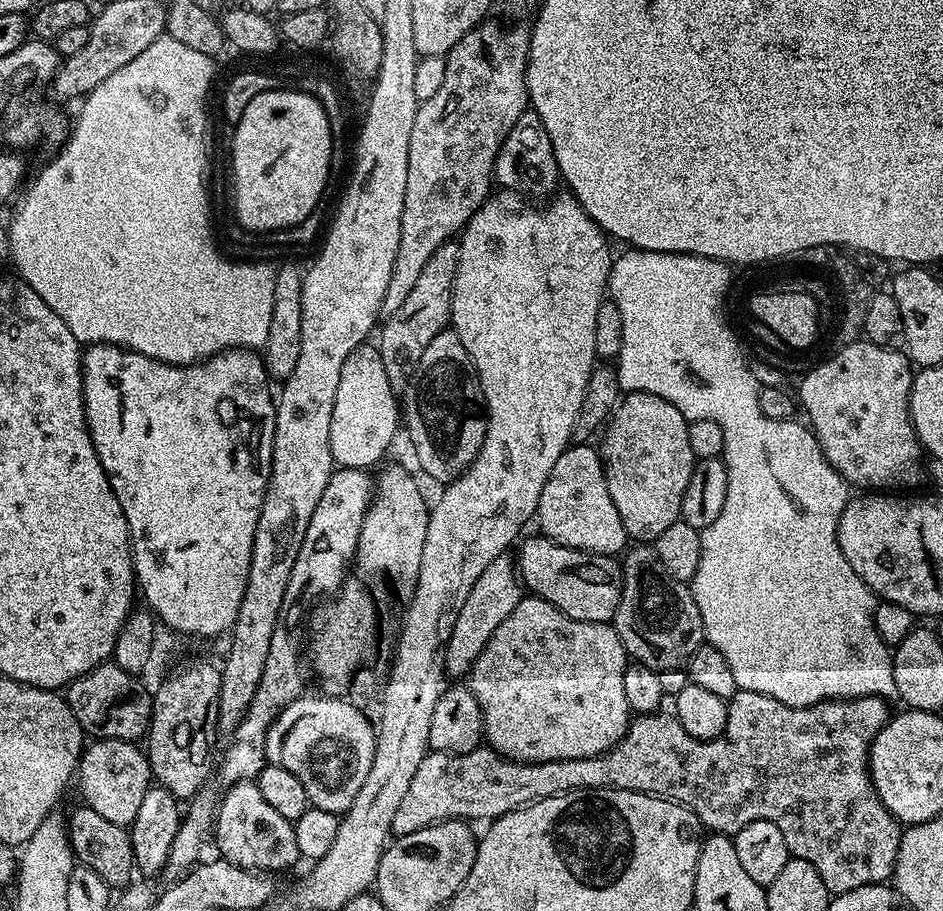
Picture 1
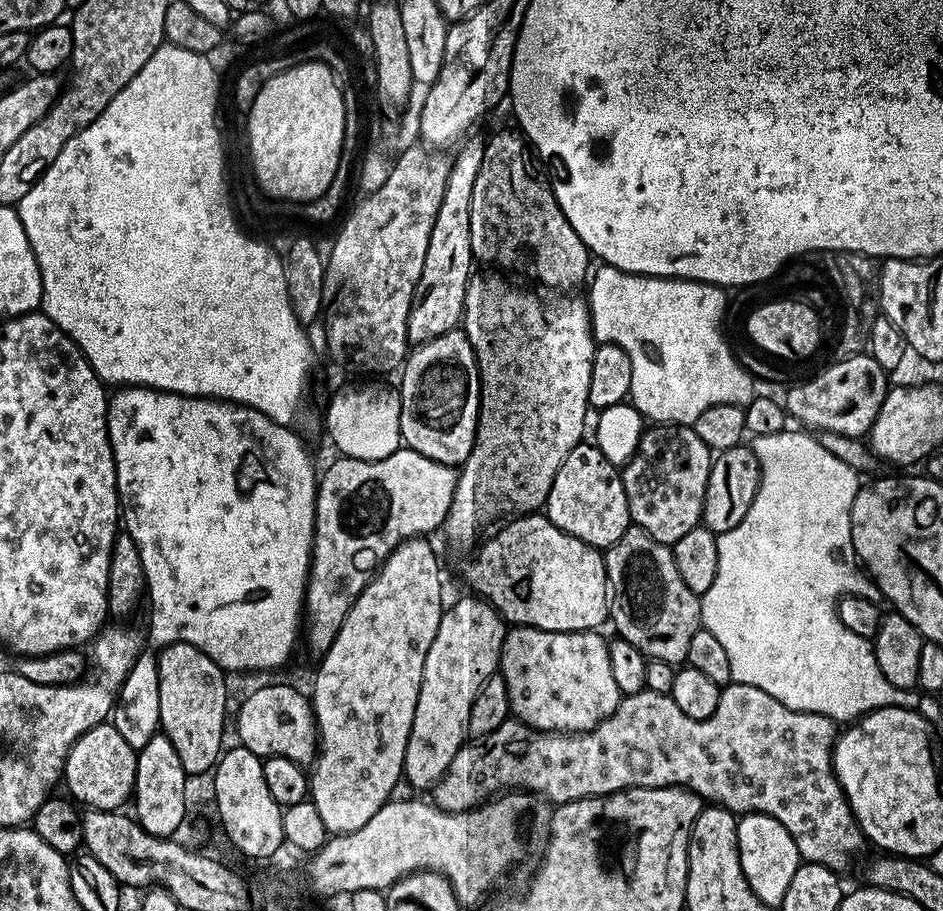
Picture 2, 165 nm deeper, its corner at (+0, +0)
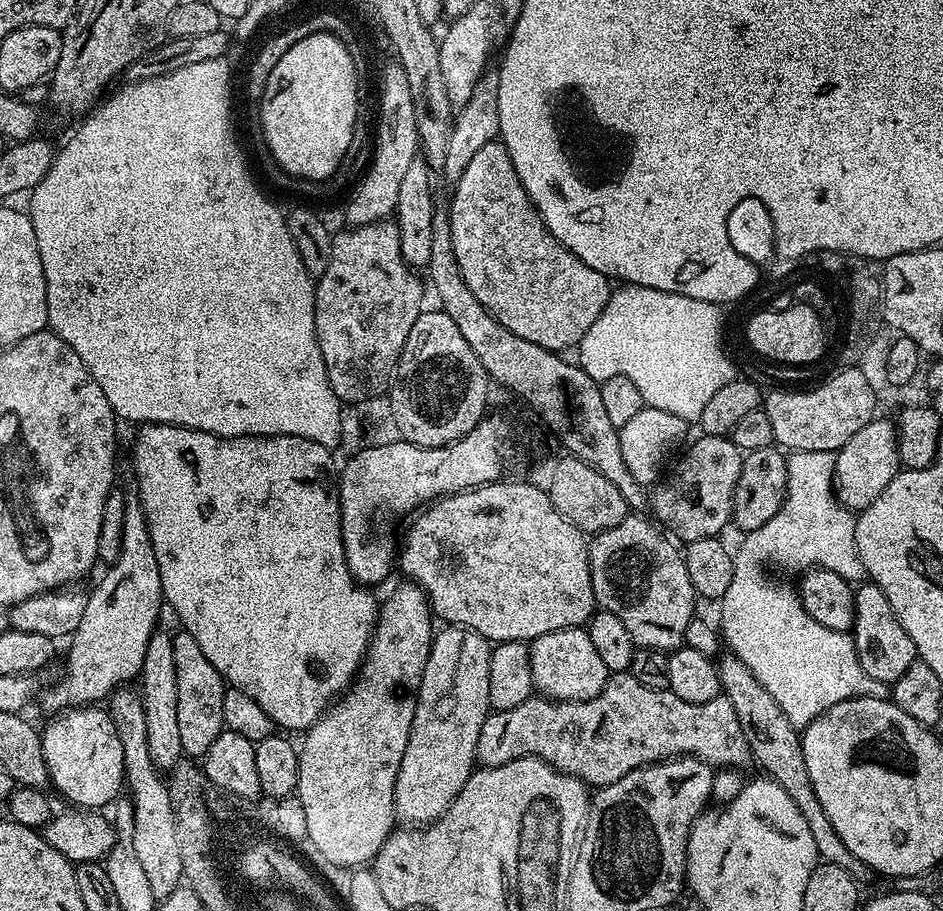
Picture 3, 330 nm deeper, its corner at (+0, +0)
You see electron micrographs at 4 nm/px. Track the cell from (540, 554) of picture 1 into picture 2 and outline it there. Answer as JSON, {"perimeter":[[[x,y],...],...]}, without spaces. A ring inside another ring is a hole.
{"perimeter":[[[525,514],[507,521],[505,528],[500,528],[484,545],[481,543],[475,549],[476,553],[472,556],[472,561],[464,568],[464,580],[469,584],[471,591],[479,596],[481,600],[488,601],[505,621],[512,626],[523,626],[526,628],[537,628],[538,630],[550,630],[551,632],[591,632],[599,629],[600,623],[607,621],[610,616],[610,593],[608,590],[608,575],[604,565],[604,552],[599,548],[592,548],[586,542],[558,530],[554,522],[548,520],[544,514]]]}

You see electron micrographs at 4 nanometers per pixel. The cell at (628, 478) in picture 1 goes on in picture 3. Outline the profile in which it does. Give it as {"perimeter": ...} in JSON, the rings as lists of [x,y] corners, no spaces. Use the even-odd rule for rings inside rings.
{"perimeter":[[[700,434],[697,437],[692,445],[689,443],[683,449],[684,457],[676,465],[671,465],[672,473],[670,468],[650,492],[651,515],[680,542],[719,537],[720,531],[729,527],[734,490],[738,486],[738,474],[744,461],[740,448],[734,446],[728,436]]]}

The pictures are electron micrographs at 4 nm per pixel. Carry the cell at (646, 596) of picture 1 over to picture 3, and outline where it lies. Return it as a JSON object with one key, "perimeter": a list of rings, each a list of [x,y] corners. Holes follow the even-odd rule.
{"perimeter":[[[629,514],[622,522],[618,522],[618,526],[610,526],[610,530],[595,533],[588,540],[592,589],[597,605],[603,611],[618,614],[618,619],[626,625],[626,630],[630,630],[630,638],[637,648],[653,648],[659,652],[671,653],[684,644],[686,626],[690,626],[697,615],[698,597],[690,582],[690,574],[686,574],[686,562],[681,549],[676,549],[677,545],[651,519],[643,520],[640,516],[643,515]]]}

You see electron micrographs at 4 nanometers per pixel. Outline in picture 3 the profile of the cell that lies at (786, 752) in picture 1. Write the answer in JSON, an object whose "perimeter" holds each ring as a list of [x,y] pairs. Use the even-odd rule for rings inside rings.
{"perimeter":[[[629,671],[611,673],[608,677],[608,685],[598,695],[589,700],[550,700],[547,696],[533,694],[529,700],[522,702],[522,706],[514,706],[505,712],[489,711],[486,722],[482,722],[482,734],[478,734],[478,750],[476,751],[476,759],[483,767],[493,768],[494,766],[502,766],[506,762],[514,762],[518,758],[533,754],[539,756],[541,760],[545,760],[547,764],[554,766],[560,772],[565,772],[568,776],[578,778],[593,789],[610,786],[614,782],[618,782],[618,778],[626,778],[626,774],[630,774],[635,768],[645,768],[648,764],[658,764],[661,760],[678,756],[697,756],[698,759],[706,761],[716,770],[722,768],[740,770],[745,767],[743,764],[749,763],[750,760],[748,743],[742,734],[742,726],[738,722],[738,714],[734,712],[734,706],[722,694],[715,696],[715,698],[705,704],[685,702],[682,698],[678,698],[678,694],[669,692],[667,688],[650,690],[650,686],[642,686],[642,682],[638,682],[638,678],[634,678]]]}

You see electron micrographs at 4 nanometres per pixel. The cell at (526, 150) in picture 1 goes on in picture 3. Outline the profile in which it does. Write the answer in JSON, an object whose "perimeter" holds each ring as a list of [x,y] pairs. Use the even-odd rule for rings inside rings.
{"perimeter":[[[499,139],[491,140],[489,144],[482,146],[482,150],[478,150],[478,154],[474,154],[470,166],[466,166],[466,170],[462,172],[462,178],[454,182],[453,188],[456,189],[452,192],[452,204],[447,205],[447,210],[450,234],[454,242],[454,258],[458,262],[458,270],[462,270],[462,278],[466,282],[466,286],[470,286],[470,290],[474,290],[474,298],[478,298],[478,302],[482,302],[482,306],[486,306],[486,310],[490,310],[490,314],[495,320],[502,322],[502,326],[506,326],[506,330],[518,334],[518,338],[526,338],[526,342],[534,342],[534,346],[542,346],[551,352],[563,353],[564,348],[575,349],[586,334],[586,330],[590,330],[590,326],[594,326],[598,314],[602,314],[606,302],[612,296],[614,288],[609,277],[594,270],[586,262],[582,262],[582,258],[578,258],[565,244],[560,244],[558,238],[554,238],[554,234],[550,234],[550,230],[544,224],[544,219],[540,217],[539,210],[532,203],[528,191],[524,189],[518,178],[518,174],[514,170],[514,162],[510,162],[510,154],[506,150],[506,146]]]}

